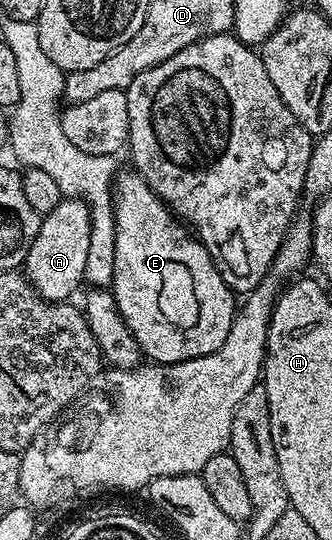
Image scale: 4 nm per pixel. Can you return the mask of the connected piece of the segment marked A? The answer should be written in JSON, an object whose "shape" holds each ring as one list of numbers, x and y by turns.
{"shape":[[77,197,57,203,51,213,42,218,39,233,33,239,25,262,25,276,32,287,47,301,67,301,78,285,84,284,85,265,89,263,91,246,91,207]]}

